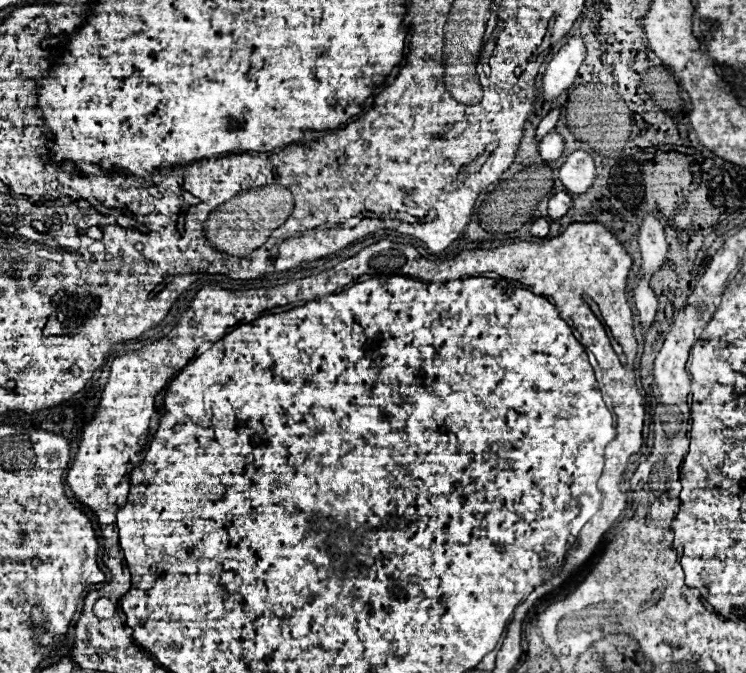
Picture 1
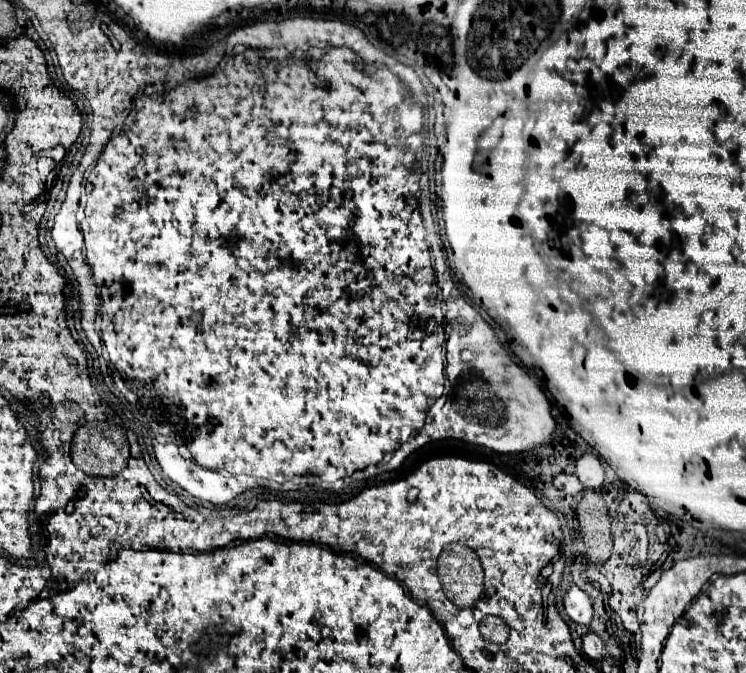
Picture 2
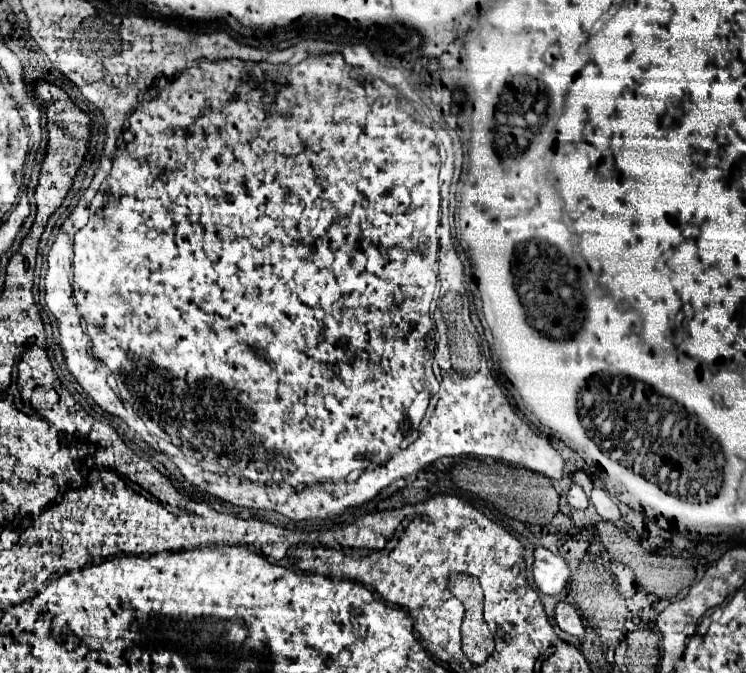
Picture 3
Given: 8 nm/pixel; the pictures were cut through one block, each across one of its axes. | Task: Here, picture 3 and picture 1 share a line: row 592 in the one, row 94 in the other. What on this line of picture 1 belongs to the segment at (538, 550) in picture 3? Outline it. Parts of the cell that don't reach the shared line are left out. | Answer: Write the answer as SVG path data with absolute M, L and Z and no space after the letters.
M572 36L550 60L544 78L542 78L542 88L544 88L544 102L550 102L552 98L560 96L564 90L572 86L576 80L578 68L586 58L586 44L582 36Z

